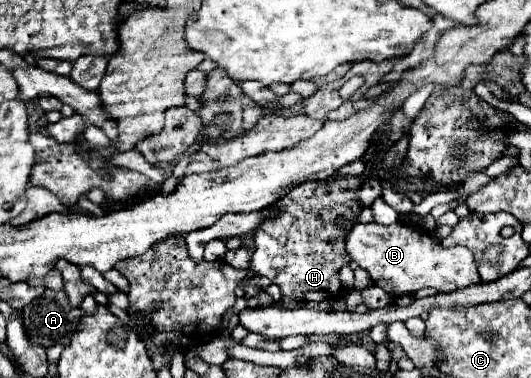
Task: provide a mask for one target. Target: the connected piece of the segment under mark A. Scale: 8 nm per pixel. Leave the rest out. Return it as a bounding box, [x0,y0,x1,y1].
[23,290,85,348]

